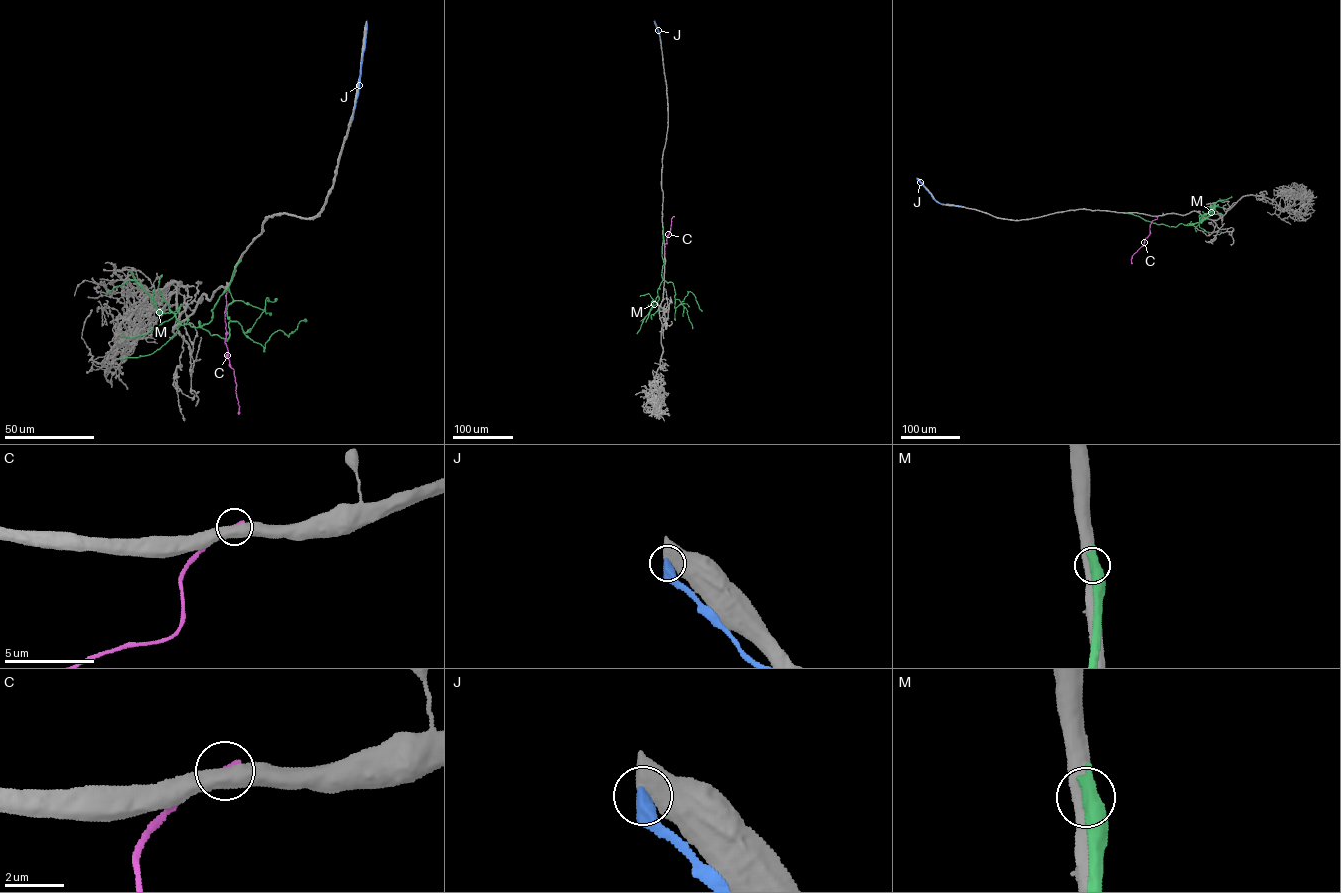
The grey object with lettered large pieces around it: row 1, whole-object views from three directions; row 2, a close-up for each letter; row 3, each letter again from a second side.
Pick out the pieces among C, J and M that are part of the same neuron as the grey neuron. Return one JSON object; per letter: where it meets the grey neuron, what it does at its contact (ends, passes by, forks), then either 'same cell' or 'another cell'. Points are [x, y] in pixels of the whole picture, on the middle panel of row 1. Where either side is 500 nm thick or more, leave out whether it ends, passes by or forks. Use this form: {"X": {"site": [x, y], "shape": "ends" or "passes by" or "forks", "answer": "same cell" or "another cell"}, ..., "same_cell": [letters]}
{"C": {"site": [664, 256], "answer": "another cell"}, "J": {"site": [654, 21], "answer": "another cell"}, "M": {"site": [662, 226], "answer": "another cell"}, "same_cell": []}

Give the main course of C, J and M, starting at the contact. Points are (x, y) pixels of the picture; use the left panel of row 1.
C: (225, 286), (224, 342), (230, 366), (234, 372), (238, 414)
J: (366, 23), (358, 91), (346, 136)
M: (241, 259), (200, 328), (226, 341), (228, 323), (238, 322), (264, 350), (275, 332), (288, 337), (306, 321)

